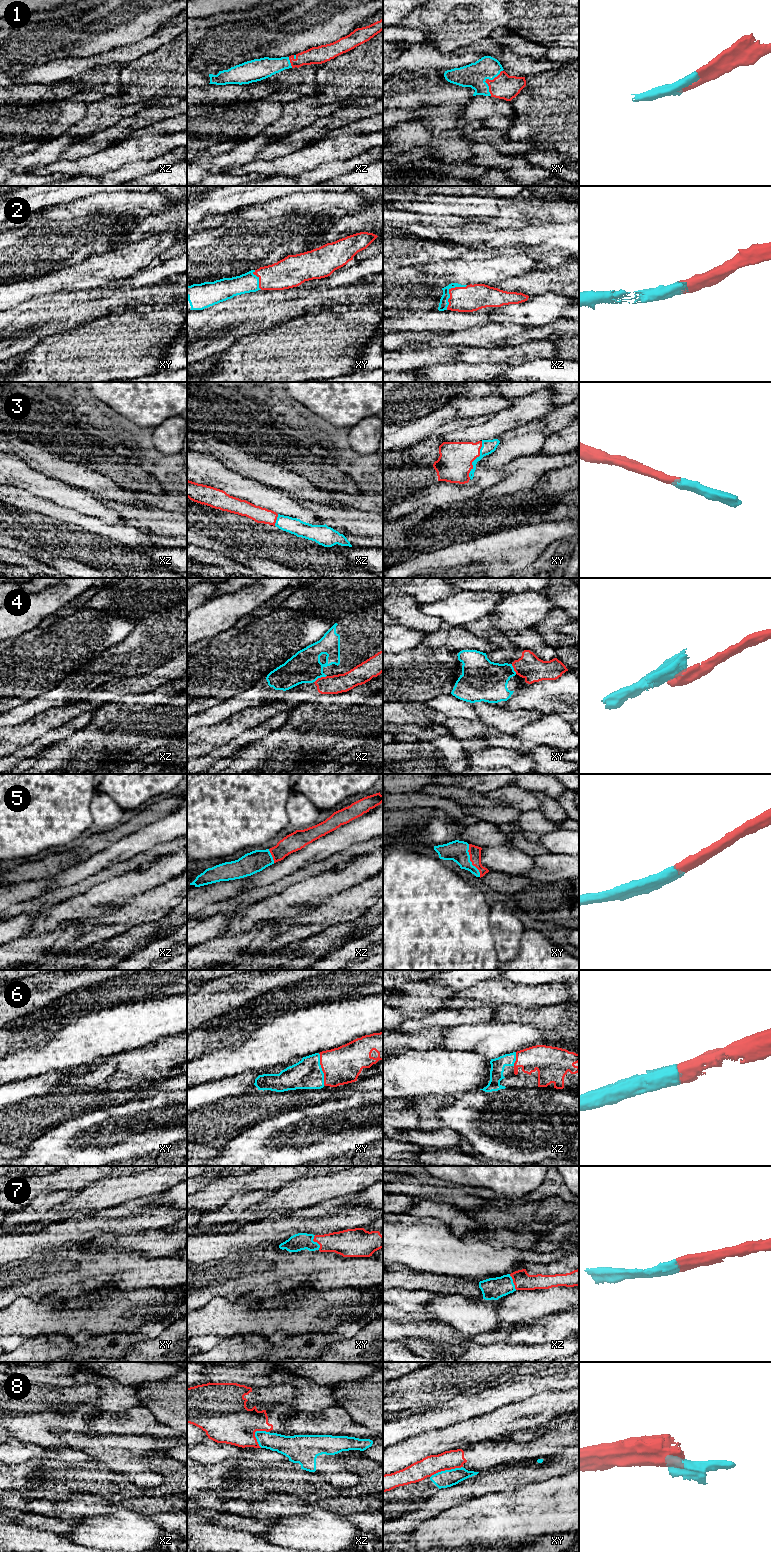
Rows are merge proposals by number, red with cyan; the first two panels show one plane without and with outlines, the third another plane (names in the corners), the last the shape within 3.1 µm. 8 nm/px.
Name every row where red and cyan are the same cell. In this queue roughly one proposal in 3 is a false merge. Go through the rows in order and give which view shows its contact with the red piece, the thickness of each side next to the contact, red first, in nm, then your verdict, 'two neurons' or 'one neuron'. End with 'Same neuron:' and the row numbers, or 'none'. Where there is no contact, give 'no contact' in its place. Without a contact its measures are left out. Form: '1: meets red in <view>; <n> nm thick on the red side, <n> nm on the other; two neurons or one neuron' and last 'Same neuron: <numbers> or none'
1: meets red in xy; 200 nm thick on the red side, 200 nm on the other; one neuron
2: meets red in xz; 220 nm thick on the red side, 70 nm on the other; one neuron
3: meets red in xy; 280 nm thick on the red side, 110 nm on the other; one neuron
4: meets red in xz; 150 nm thick on the red side, 260 nm on the other; two neurons
5: meets red in xy; 100 nm thick on the red side, 160 nm on the other; one neuron
6: meets red in xy; 300 nm thick on the red side, 240 nm on the other; one neuron
7: meets red in xy; 220 nm thick on the red side, 140 nm on the other; one neuron
8: meets red in xy; 160 nm thick on the red side, 140 nm on the other; two neurons
Same neuron: 1, 2, 3, 5, 6, 7

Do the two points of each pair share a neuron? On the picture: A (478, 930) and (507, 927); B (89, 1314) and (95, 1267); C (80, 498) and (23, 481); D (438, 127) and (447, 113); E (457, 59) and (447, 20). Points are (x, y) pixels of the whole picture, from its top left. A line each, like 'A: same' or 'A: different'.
A: different
B: different
C: same
D: same
E: different

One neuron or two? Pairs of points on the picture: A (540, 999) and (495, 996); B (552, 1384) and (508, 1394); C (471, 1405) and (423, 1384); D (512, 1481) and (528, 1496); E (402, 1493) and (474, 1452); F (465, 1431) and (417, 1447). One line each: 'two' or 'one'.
A: one
B: one
C: two
D: two
E: two
F: one

